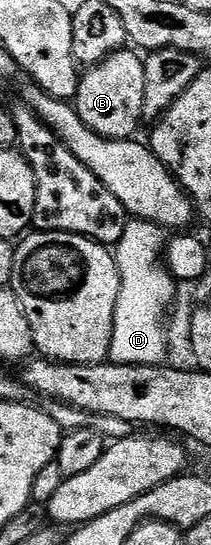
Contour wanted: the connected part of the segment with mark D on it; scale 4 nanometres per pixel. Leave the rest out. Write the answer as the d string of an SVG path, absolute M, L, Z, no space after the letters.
M130 219L127 220L124 235L113 250L114 260L118 263L118 273L122 276L109 356L109 360L115 365L162 365L165 362L166 329L162 324L166 321L166 312L169 311L179 289L174 276L160 260L167 244L168 237L162 226L154 225L150 221Z

